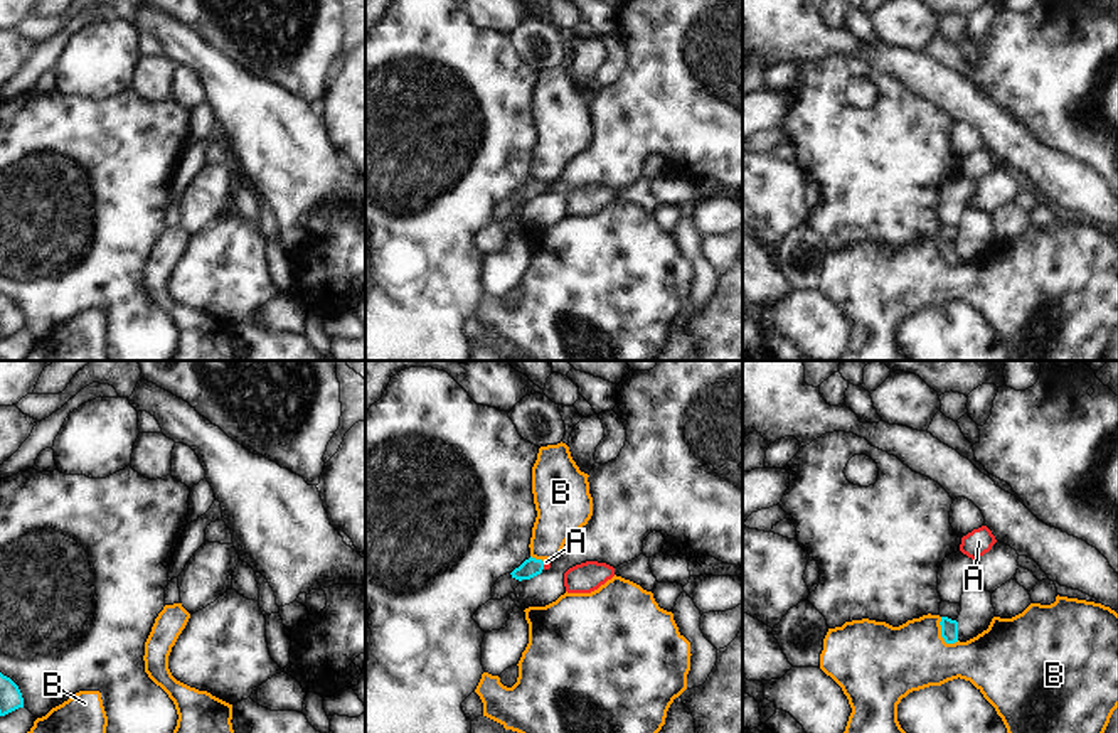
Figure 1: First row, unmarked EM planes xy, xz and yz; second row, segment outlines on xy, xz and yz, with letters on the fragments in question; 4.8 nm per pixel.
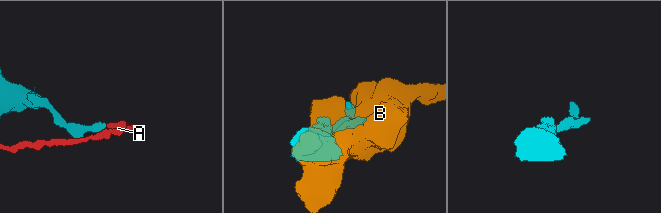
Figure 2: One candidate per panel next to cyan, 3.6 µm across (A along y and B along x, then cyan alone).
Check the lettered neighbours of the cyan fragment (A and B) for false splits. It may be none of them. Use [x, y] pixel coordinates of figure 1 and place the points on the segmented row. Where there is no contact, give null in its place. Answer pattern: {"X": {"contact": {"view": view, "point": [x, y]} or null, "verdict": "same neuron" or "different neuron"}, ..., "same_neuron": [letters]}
{"A": {"contact": {"view": "xz", "point": [543, 565]}, "verdict": "same neuron"}, "B": {"contact": {"view": "yz", "point": [942, 636]}, "verdict": "different neuron"}, "same_neuron": ["A"]}

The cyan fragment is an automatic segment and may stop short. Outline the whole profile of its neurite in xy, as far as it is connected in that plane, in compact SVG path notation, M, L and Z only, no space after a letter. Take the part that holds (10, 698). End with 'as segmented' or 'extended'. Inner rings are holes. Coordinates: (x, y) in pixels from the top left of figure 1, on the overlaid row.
M0 672L0 716L24 708L24 698L19 686Z | as segmented

